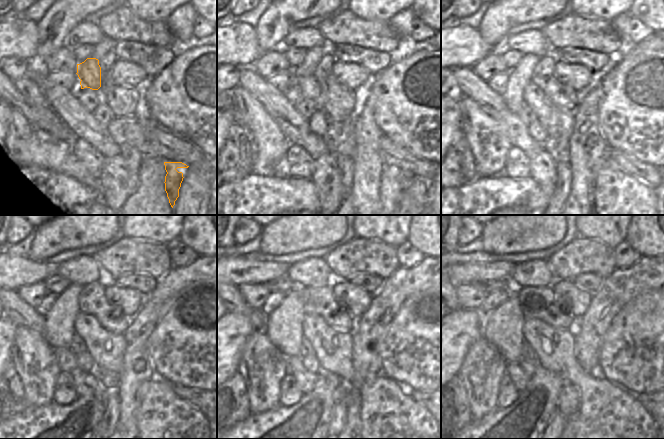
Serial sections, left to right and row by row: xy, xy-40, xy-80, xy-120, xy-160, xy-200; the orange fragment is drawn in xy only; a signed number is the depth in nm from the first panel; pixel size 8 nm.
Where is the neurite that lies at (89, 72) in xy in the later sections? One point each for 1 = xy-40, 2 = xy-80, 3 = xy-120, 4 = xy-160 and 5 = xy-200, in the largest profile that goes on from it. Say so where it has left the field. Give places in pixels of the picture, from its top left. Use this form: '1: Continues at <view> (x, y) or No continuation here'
1: Continues at xy-40 (308, 87)
2: Continues at xy-80 (556, 121)
3: Continues at xy-120 (107, 348)
4: Continues at xy-160 (332, 347)
5: Continues at xy-200 (610, 418)

